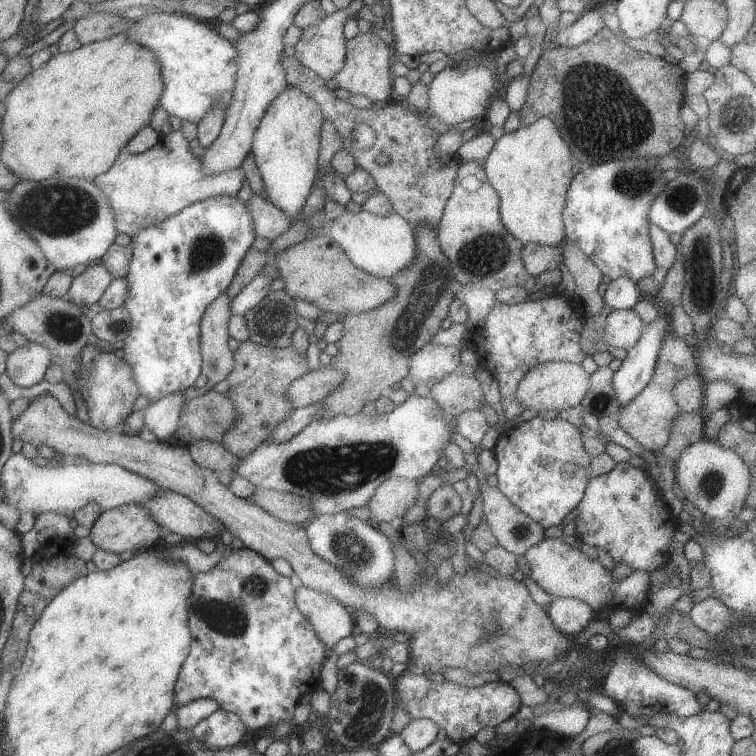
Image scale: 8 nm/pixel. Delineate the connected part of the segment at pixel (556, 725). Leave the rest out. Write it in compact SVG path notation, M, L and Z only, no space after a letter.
M578 702L567 705L567 708L551 710L539 716L526 715L526 719L531 722L532 729L543 729L565 736L573 736L585 728L590 714L591 711Z

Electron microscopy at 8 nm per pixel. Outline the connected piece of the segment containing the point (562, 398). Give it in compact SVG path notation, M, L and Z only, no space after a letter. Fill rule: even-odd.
M565 361L544 362L529 370L525 378L521 378L521 382L517 384L514 397L522 410L535 410L535 412L541 412L541 410L559 411L576 407L581 398L585 396L588 386L589 374L583 370L581 365Z

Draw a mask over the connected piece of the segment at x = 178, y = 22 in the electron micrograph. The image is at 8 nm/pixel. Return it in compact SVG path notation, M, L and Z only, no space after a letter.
M181 13L145 14L141 20L133 21L124 34L127 34L129 40L133 42L137 40L141 46L145 46L157 56L161 66L161 82L163 82L159 106L169 115L198 125L211 106L221 106L223 110L229 108L237 72L237 50L226 38L219 36L208 22L198 21L191 15Z

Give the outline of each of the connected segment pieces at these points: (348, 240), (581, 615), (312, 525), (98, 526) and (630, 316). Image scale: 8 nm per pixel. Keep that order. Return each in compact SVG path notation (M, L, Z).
M345 209L337 218L326 223L324 233L331 238L333 242L337 242L337 244L341 246L355 267L359 268L359 270L363 270L363 272L367 274L372 274L382 279L389 279L391 274L399 272L399 268L403 270L405 264L409 266L411 260L413 260L413 256L415 256L413 227L393 210L391 214L387 214L387 216L375 216L363 210L358 213L351 213Z
M552 597L546 613L563 635L581 632L595 618L593 610L585 602L569 597Z
M344 511L322 513L313 518L304 530L311 550L323 562L335 566L341 574L345 574L345 578L349 578L353 584L365 590L377 590L383 582L394 579L391 574L394 570L393 543L371 520L361 521L356 515Z
M131 503L119 505L112 509L104 509L93 522L90 528L89 538L97 549L107 550L113 554L121 554L125 550L147 550L155 544L155 540L165 530L149 516L149 512L141 504Z
M633 309L612 310L606 316L605 328L599 338L602 348L621 348L629 350L641 336L643 320Z

